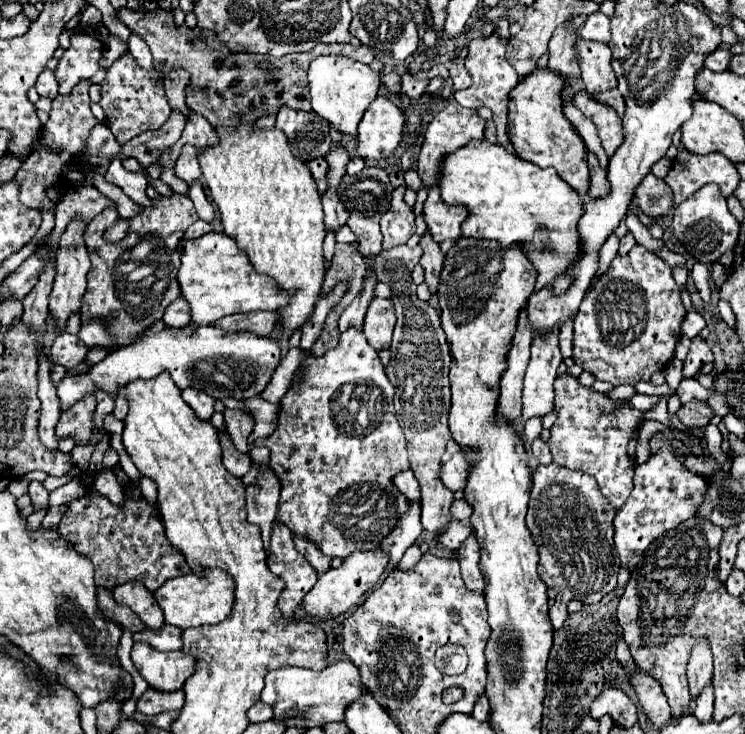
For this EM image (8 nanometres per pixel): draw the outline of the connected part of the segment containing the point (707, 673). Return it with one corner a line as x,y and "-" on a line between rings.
697,640
697,644
693,644
693,652
687,662
687,680
693,700
699,696
699,692
705,688
705,684
711,678
713,678
713,658
709,642

